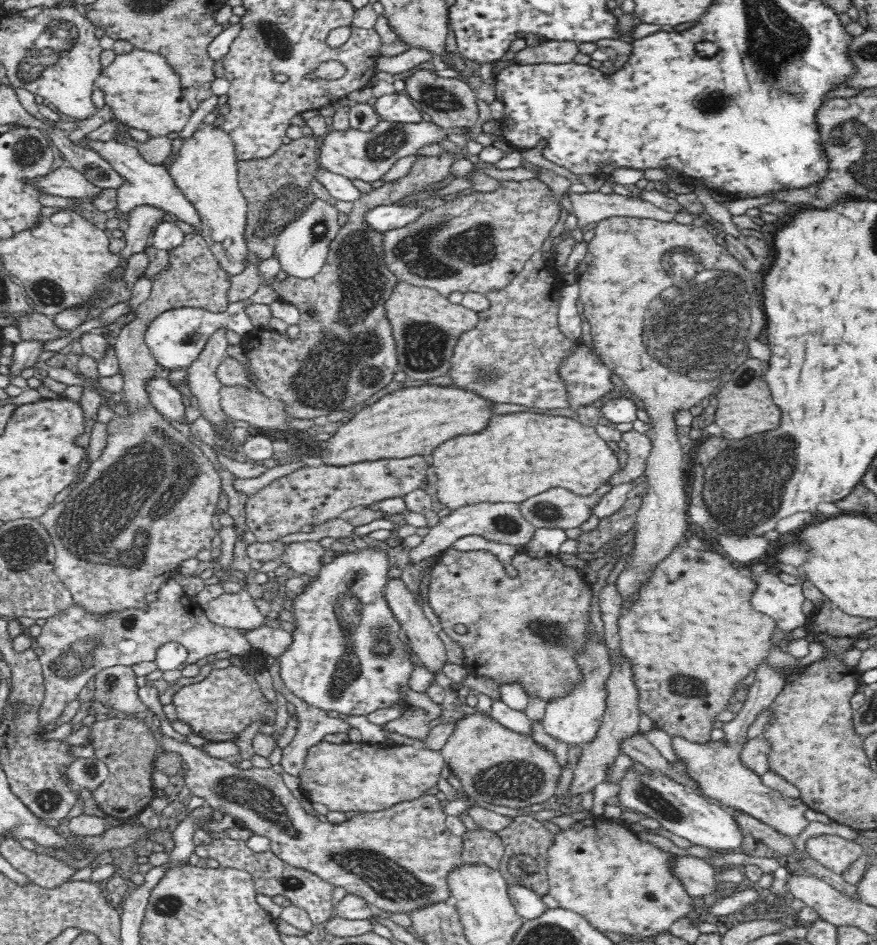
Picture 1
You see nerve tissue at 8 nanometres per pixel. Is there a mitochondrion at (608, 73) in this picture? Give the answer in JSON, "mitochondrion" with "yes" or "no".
{"mitochondrion":"no"}

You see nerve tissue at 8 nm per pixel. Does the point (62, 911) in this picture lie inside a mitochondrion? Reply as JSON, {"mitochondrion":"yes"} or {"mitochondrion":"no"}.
{"mitochondrion":"no"}

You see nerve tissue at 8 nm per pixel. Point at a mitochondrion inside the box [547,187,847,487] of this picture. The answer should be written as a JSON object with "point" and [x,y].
{"point":[695,332]}

